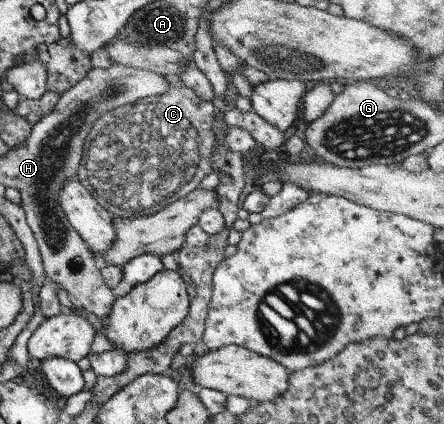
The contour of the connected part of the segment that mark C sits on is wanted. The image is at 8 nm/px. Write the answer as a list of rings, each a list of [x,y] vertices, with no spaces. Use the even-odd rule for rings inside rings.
[[[164,75],[163,79],[167,79],[165,93],[102,113],[83,142],[75,178],[112,217],[131,219],[131,216],[151,215],[193,191],[211,171],[211,153],[215,145],[212,124],[218,103],[199,99],[183,85],[178,75]],[[111,149],[127,149],[127,153],[115,153],[115,159],[105,157]],[[145,177],[151,183],[151,201],[143,205],[139,203],[139,185]],[[95,191],[99,191],[103,199],[93,195]]]

